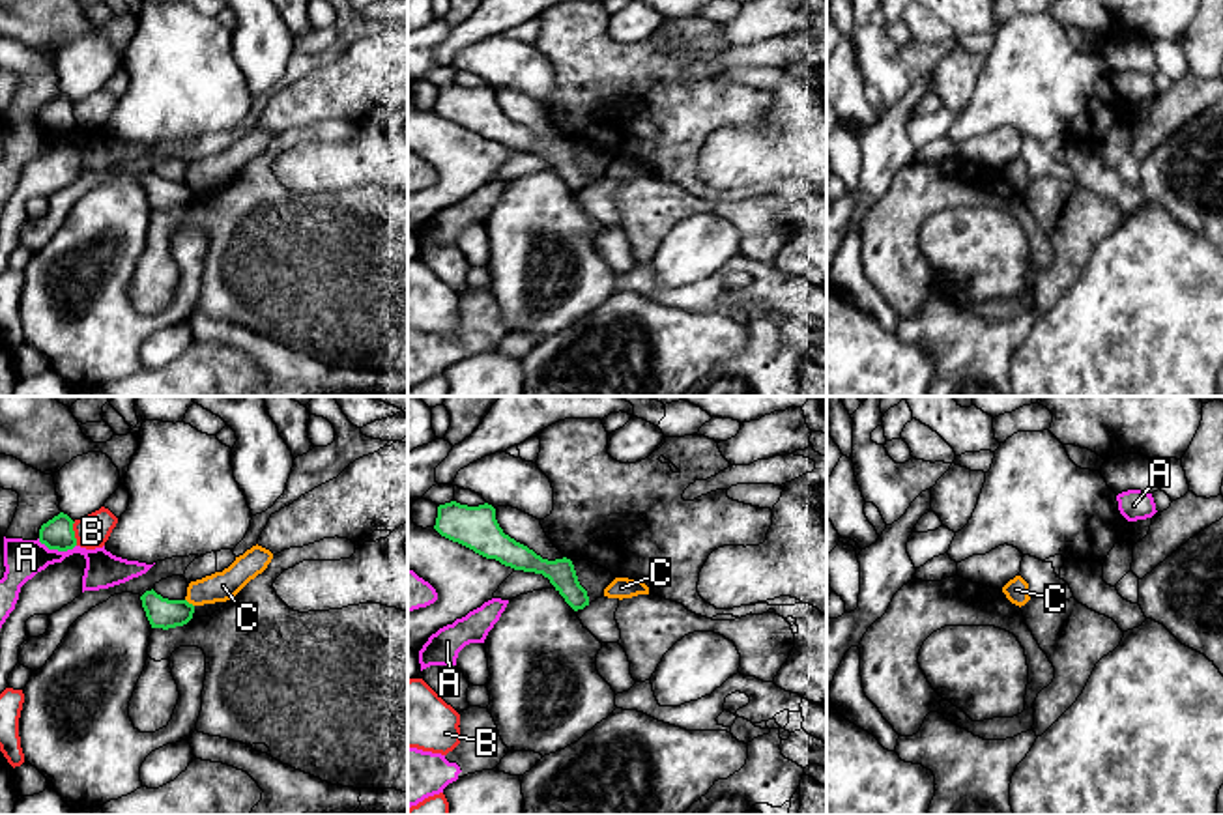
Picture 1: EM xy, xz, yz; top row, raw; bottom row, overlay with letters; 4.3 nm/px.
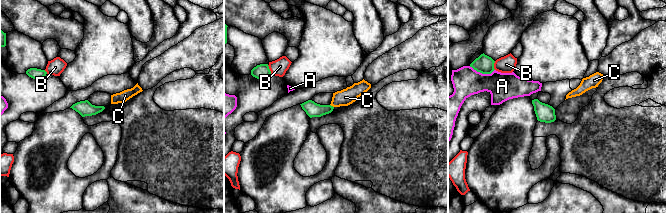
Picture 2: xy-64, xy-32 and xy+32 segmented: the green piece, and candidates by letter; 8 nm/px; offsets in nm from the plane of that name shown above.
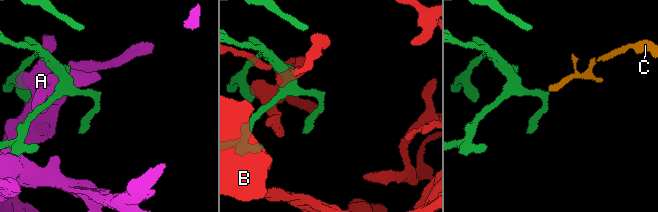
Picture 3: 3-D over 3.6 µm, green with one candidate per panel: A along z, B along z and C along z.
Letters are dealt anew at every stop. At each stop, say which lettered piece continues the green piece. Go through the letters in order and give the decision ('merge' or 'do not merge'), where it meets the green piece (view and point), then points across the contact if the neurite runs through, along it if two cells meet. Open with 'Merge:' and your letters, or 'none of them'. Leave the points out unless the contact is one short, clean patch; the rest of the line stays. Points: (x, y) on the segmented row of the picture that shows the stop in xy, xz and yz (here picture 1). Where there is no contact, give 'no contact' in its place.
Merge: none of them
A: do not merge; meets green in xy at (57, 548)
B: do not merge; meets green in xy at (73, 533)
C: do not merge; meets green in xy at (187, 602); border along xy (186, 599), (193, 606)

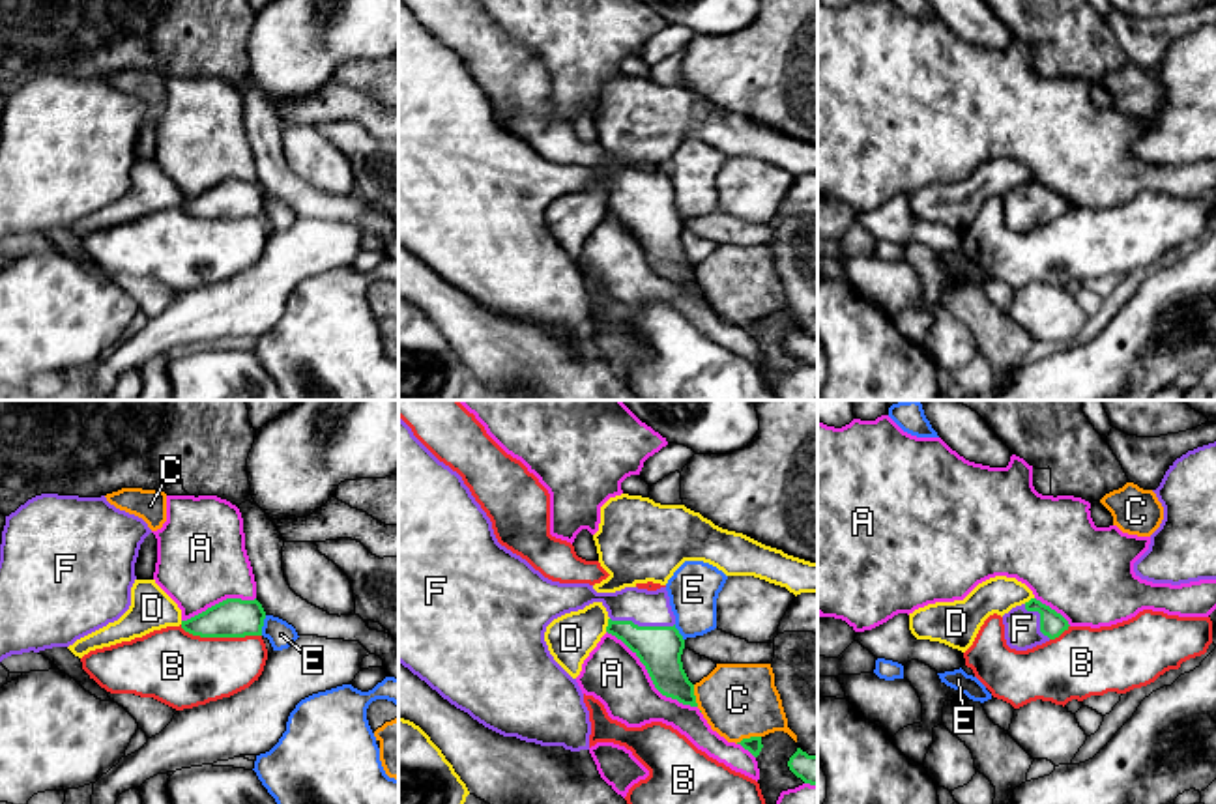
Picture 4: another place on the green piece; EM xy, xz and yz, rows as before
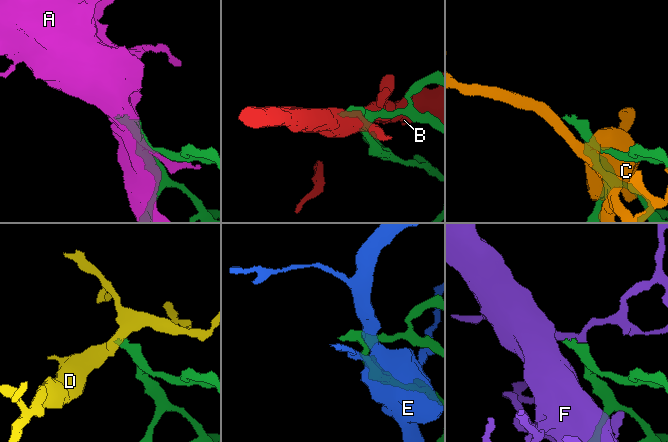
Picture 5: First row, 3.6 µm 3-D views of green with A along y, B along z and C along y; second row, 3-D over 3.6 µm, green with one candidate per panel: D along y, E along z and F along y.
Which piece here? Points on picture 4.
Merge: F
A: do not merge; meets green in xz at (650, 675)
B: do not merge; meets green in xy at (221, 636)
C: do not merge; meets green in xz at (747, 739)
D: do not merge; meets green in xz at (608, 625); border along xz (608, 617), (605, 631)
E: do not merge; meets green in xy at (262, 625)
F: merge; meets green in xz at (642, 627); runs through xz (659, 649), (657, 642), (642, 627), (646, 608)

